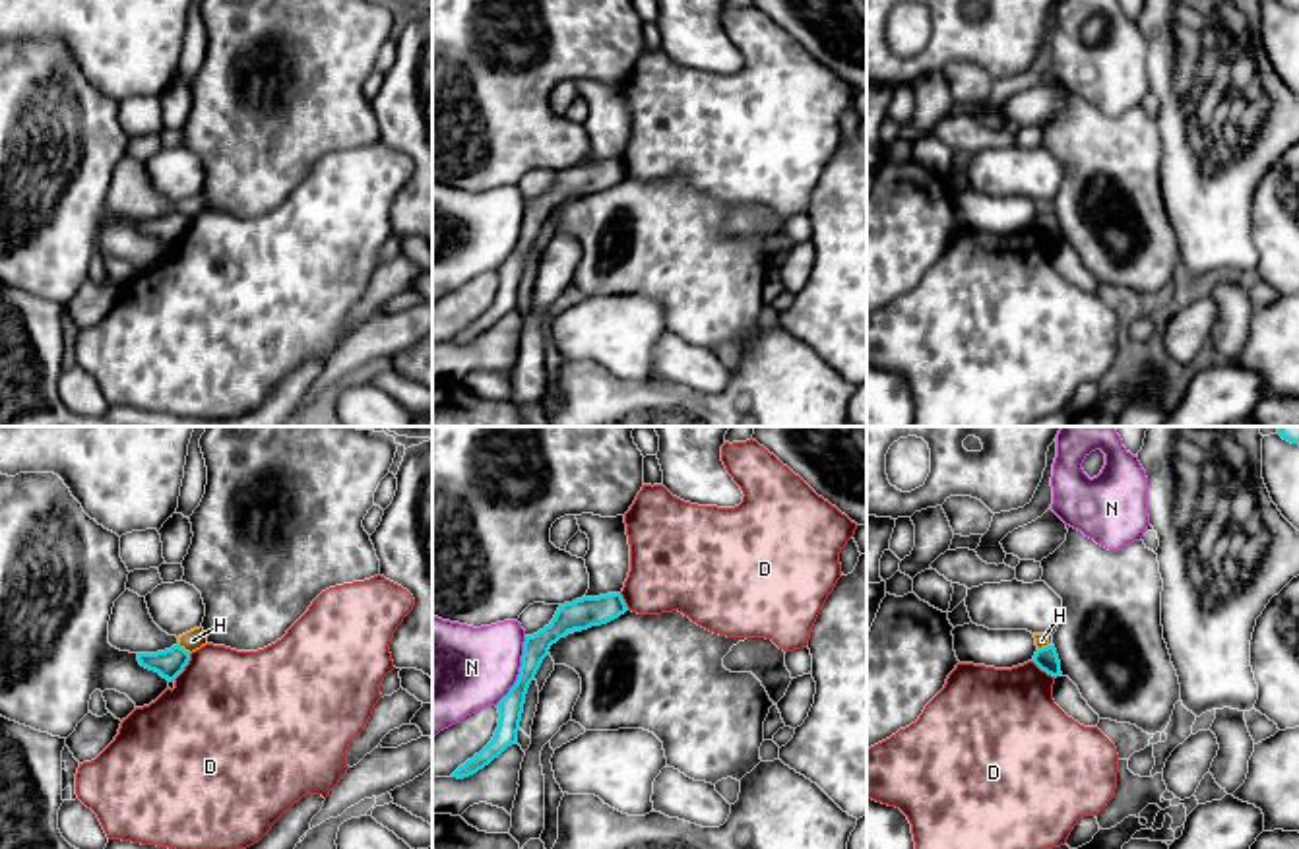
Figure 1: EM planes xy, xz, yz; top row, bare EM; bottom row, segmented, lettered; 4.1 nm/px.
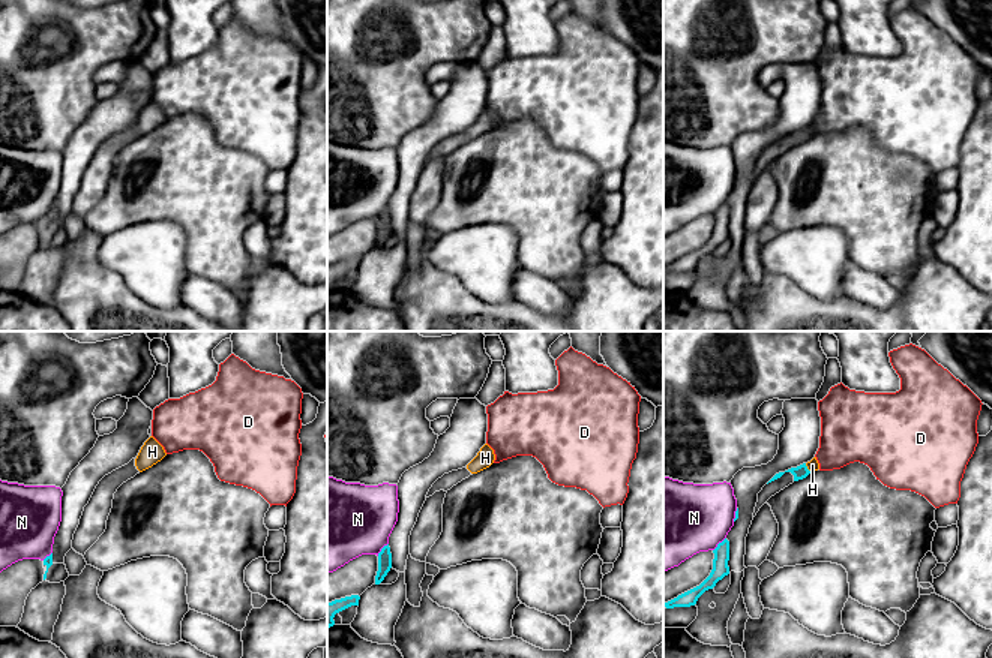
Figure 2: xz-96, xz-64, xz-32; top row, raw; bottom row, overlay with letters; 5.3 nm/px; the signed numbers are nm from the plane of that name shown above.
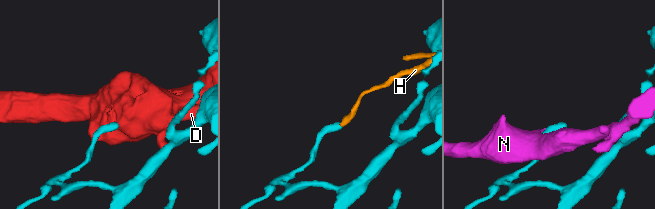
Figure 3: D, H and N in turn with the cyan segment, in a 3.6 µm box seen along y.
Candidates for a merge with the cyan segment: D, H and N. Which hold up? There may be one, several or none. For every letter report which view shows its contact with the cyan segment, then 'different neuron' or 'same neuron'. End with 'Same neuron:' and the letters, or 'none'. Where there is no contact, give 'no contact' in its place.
D: xy | different neuron
H: xy | different neuron
N: xz | different neuron
Same neuron: none

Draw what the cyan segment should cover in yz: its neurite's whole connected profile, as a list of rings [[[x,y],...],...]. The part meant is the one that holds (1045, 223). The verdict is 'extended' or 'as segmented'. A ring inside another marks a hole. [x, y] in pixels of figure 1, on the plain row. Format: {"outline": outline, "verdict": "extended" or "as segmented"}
{"outline": [[[1047,211],[1035,217],[1033,225],[1031,225],[1041,236],[1045,236],[1051,242],[1062,242],[1061,238],[1061,227],[1057,221],[1055,211]]], "verdict": "as segmented"}

